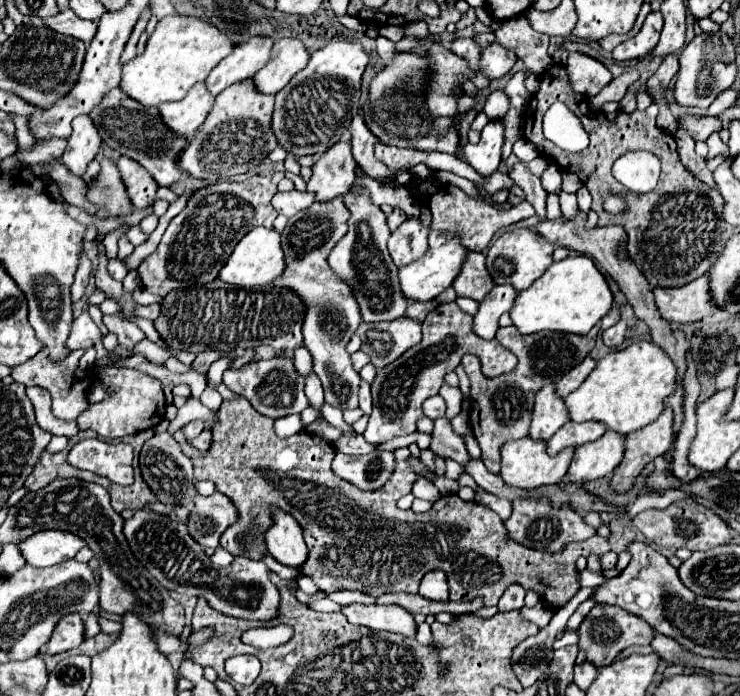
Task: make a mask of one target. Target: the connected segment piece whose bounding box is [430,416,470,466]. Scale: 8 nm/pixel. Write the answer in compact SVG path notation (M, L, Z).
M446 416L434 420L434 430L432 430L432 444L430 450L440 456L440 458L452 458L458 464L466 464L470 460L464 440L452 430L452 424Z

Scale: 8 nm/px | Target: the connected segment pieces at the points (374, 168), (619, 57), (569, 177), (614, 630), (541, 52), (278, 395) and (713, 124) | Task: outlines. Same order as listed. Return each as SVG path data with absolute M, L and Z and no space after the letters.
M354 116L350 126L348 126L352 138L352 154L356 158L356 164L368 174L368 176L386 182L393 180L393 173L381 162L376 160L374 156L374 144L378 142L378 138L366 128L362 116Z
M650 12L642 30L632 38L622 44L618 44L612 50L612 58L616 62L628 62L628 60L644 60L652 48L656 46L662 30L662 14L660 12Z
M564 172L562 174L562 186L560 186L562 192L576 194L580 190L580 186L582 186L582 182L580 182L580 178L574 172Z
M598 604L580 624L578 634L580 634L580 648L588 654L588 662L592 662L596 668L608 666L618 660L620 652L628 646L642 646L652 642L652 626L644 622L642 618L628 614L626 610L620 610L618 606L608 606L608 604Z
M520 17L513 18L512 22L502 22L494 34L500 44L516 50L529 71L544 74L552 66L552 58L548 56L550 36L534 32Z
M274 356L270 360L248 362L238 370L226 370L224 384L234 394L244 396L260 414L274 420L290 414L300 414L304 408L308 408L308 398L304 394L304 378L296 372L290 356Z
M700 118L700 120L688 124L690 136L694 140L702 140L702 142L706 142L712 132L720 132L720 130L722 130L722 124L718 118Z

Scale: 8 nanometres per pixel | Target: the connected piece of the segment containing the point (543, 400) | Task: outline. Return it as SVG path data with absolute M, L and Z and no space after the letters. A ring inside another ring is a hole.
M546 384L534 398L534 412L528 436L532 440L550 440L568 422L568 410L554 392L554 384Z

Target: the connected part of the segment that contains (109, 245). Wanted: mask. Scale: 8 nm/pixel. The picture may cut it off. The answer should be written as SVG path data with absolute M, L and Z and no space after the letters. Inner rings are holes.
M116 230L112 234L106 234L104 238L104 246L106 246L106 256L110 260L116 260L118 258L118 238L124 234L126 230Z

